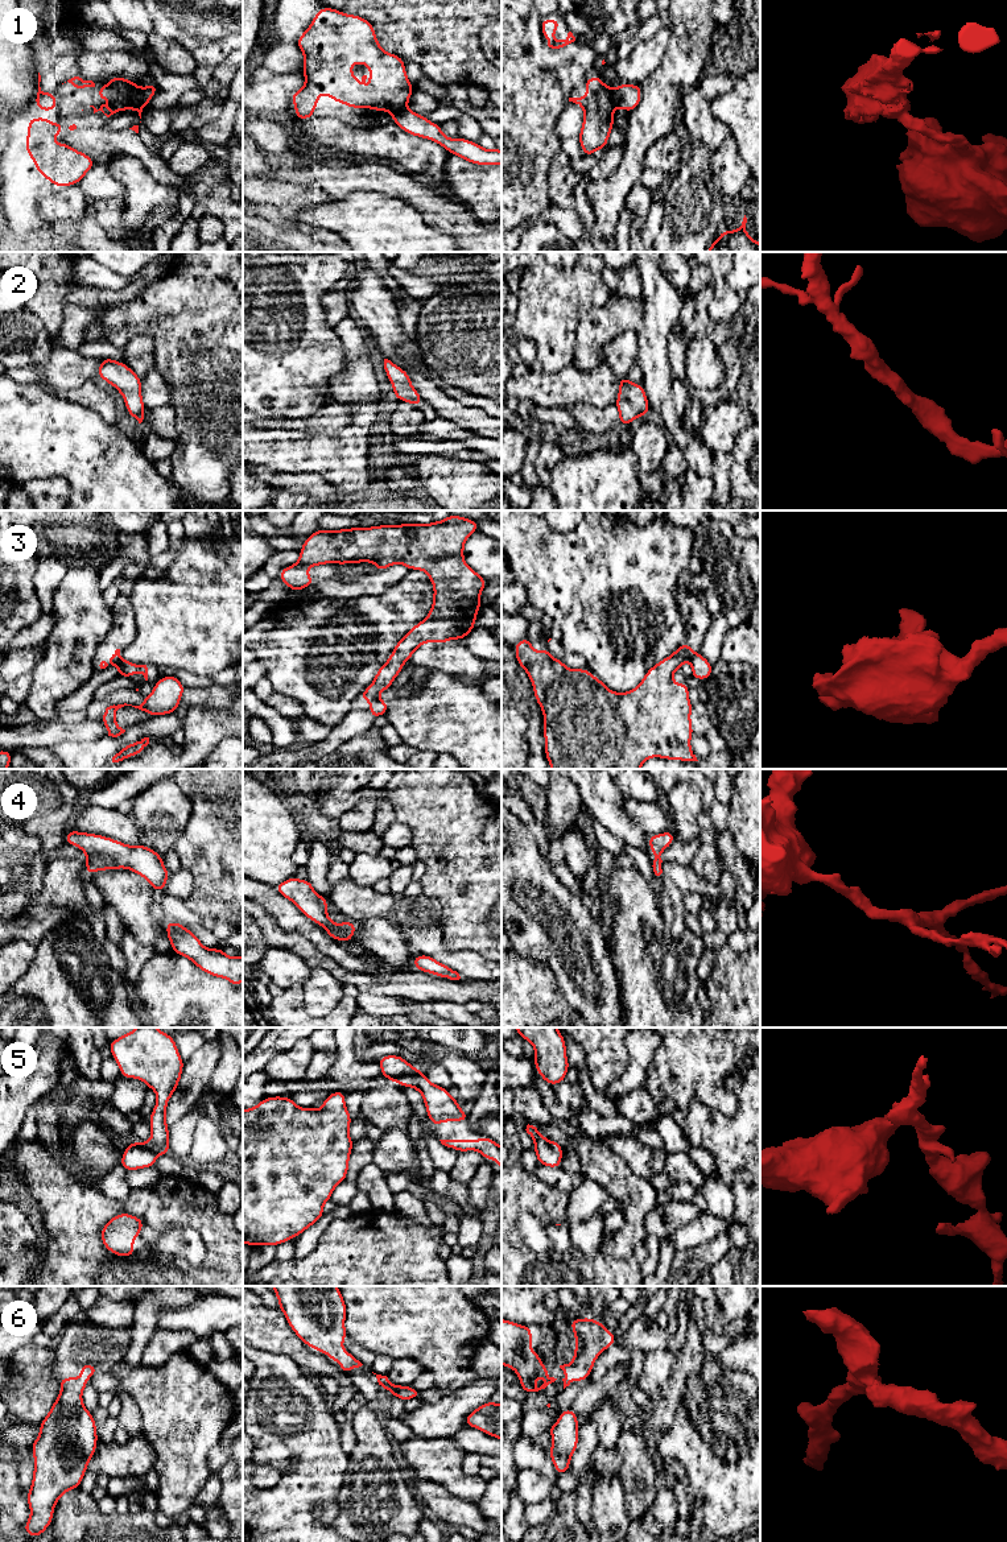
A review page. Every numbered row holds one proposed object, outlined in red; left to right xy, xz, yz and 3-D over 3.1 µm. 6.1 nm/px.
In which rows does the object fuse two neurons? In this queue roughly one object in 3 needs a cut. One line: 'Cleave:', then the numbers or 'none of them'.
Cleave: 1, 3, 5

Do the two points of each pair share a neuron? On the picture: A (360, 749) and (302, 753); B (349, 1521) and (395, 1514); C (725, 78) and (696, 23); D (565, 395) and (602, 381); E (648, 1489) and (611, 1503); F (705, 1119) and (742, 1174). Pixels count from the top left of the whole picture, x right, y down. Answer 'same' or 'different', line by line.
A: different
B: same
C: different
D: same
E: different
F: same

